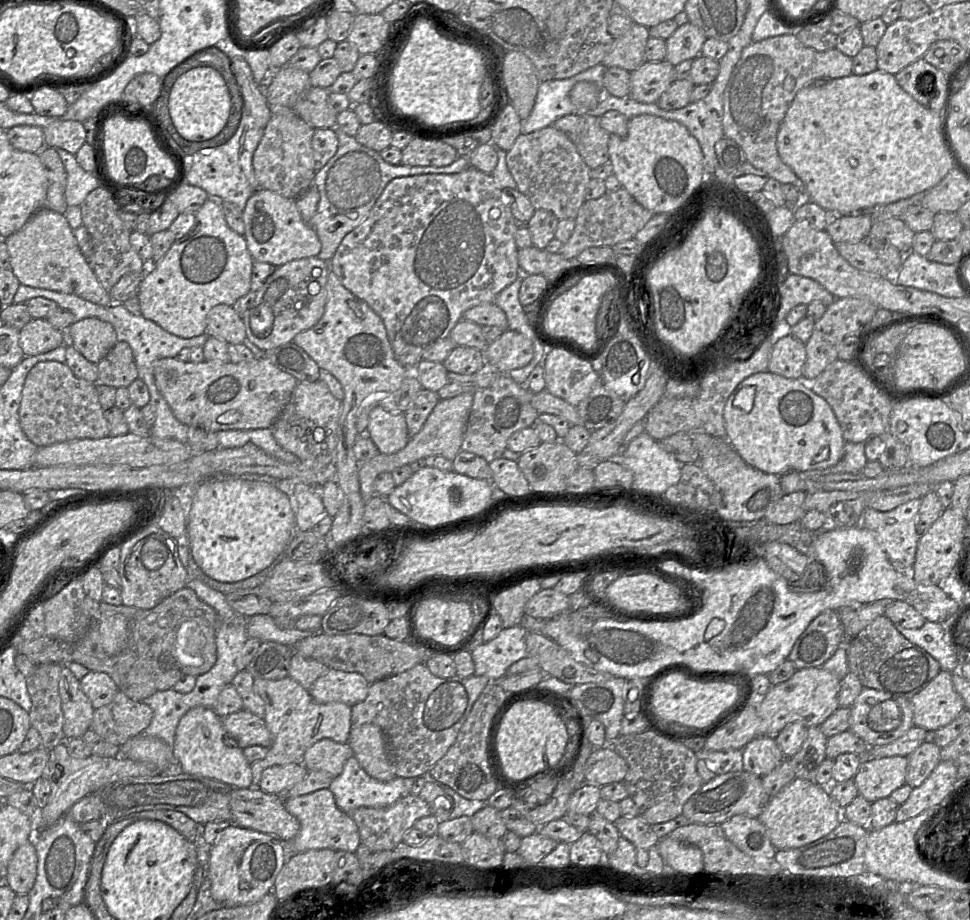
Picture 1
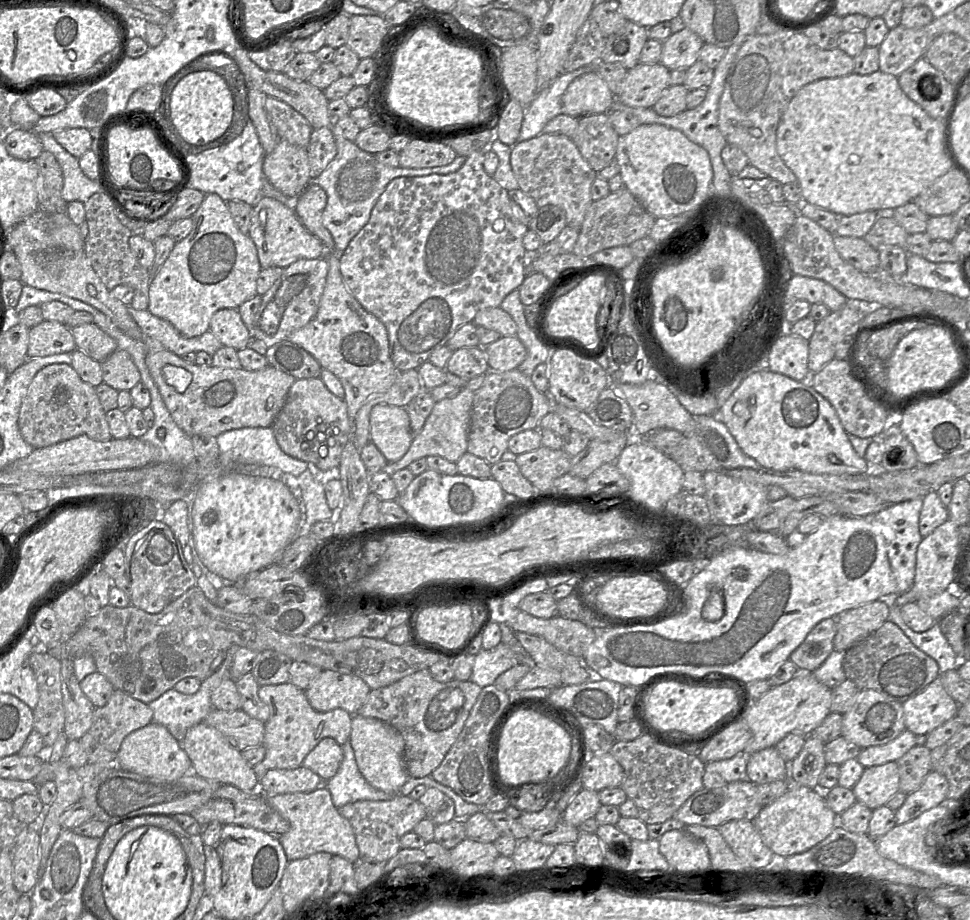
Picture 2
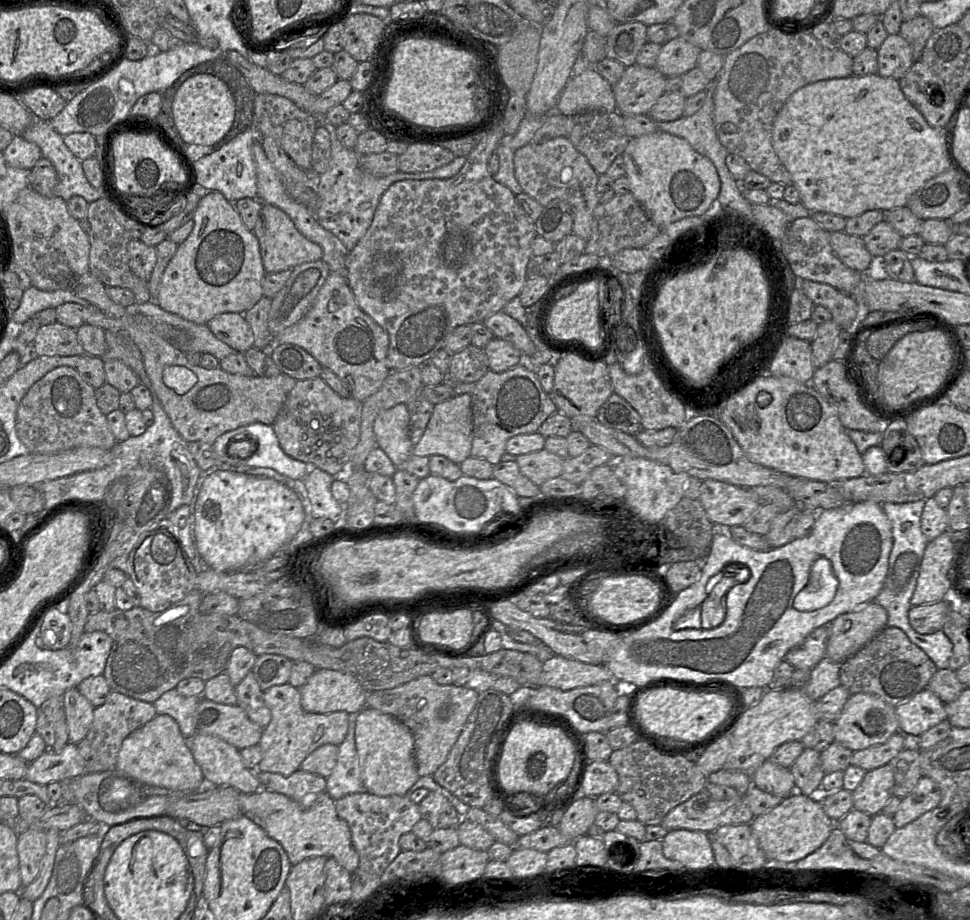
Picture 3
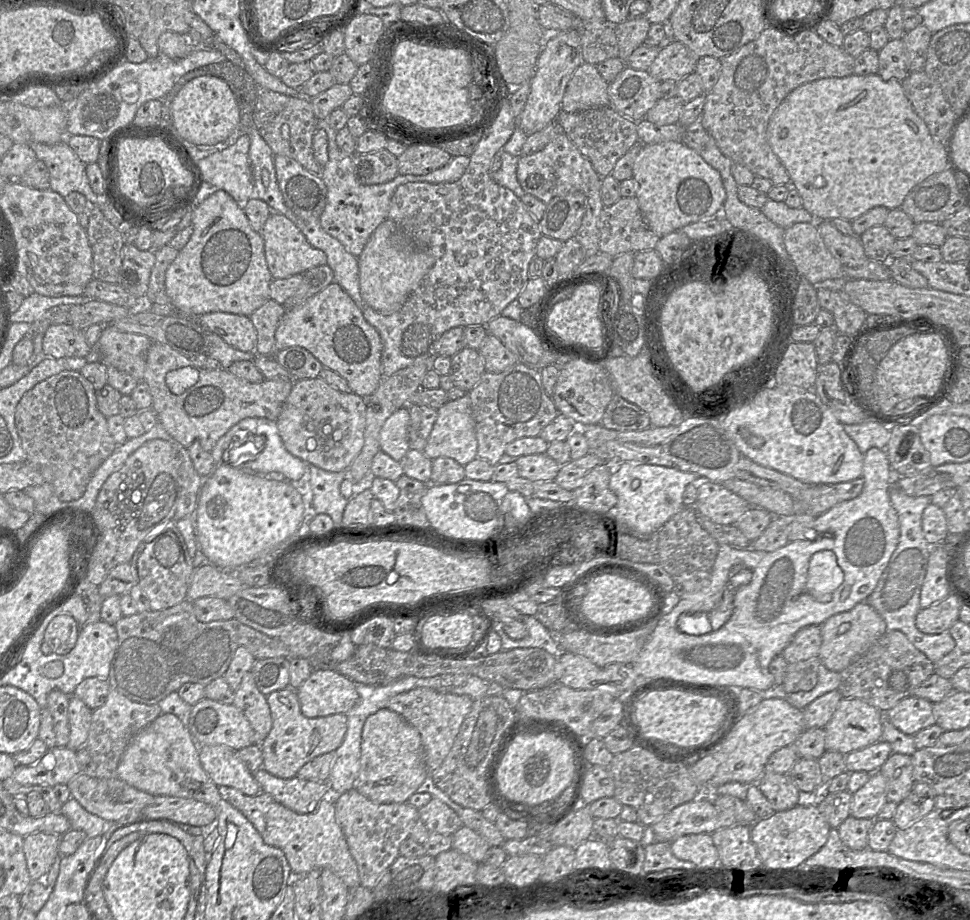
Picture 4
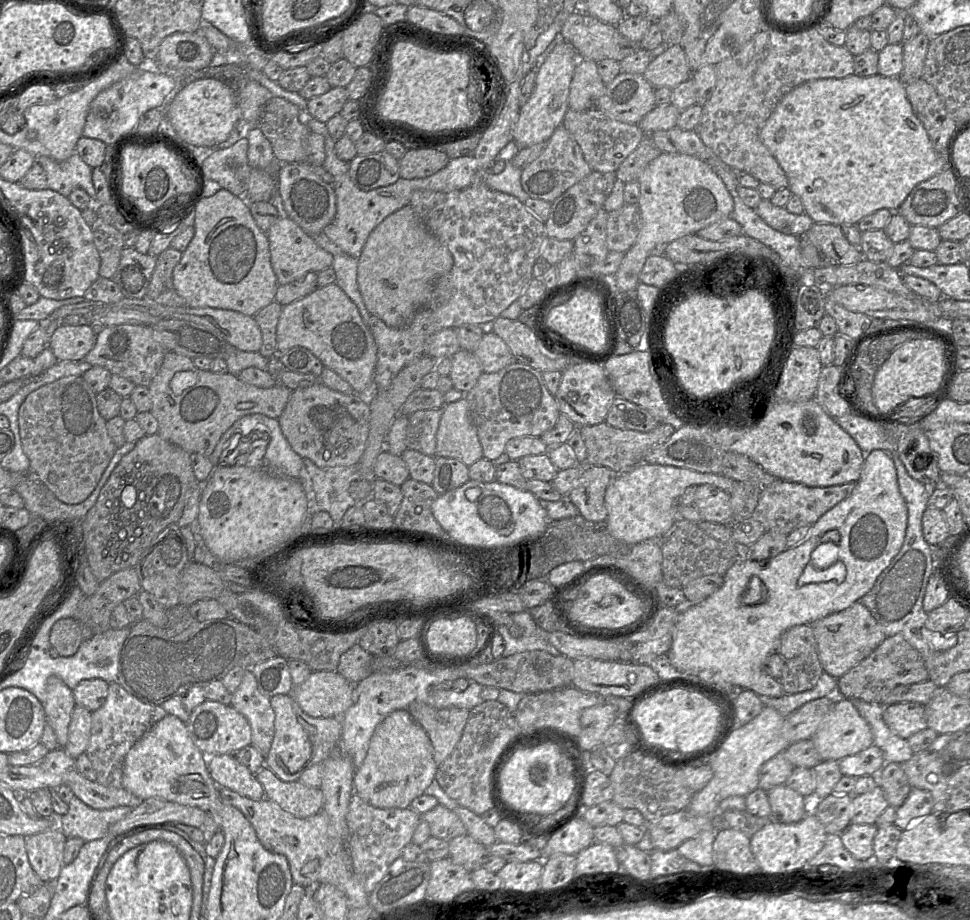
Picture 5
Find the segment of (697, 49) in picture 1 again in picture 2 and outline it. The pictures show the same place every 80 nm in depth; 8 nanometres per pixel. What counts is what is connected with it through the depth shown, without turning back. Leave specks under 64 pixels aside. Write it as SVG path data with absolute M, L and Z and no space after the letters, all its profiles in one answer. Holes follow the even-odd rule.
M686 27L663 42L660 63L670 71L687 70L699 60L704 44L699 35Z

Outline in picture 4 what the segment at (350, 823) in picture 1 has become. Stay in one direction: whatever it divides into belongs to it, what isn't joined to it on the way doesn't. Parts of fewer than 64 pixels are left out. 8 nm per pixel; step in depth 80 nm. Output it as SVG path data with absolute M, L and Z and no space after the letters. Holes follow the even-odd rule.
M234 788L220 789L221 796L252 823L263 841L284 853L294 876L303 876L314 869L330 869L348 889L360 885L356 861L336 820L332 794L320 800L313 812L299 814L262 791L257 795L249 796Z

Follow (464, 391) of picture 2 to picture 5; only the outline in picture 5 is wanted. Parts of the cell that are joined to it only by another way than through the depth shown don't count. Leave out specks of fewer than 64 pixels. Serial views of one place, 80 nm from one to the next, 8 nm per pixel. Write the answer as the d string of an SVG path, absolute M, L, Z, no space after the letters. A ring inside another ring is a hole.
M465 397L443 406L436 434L435 457L458 459L468 467L483 458L482 446Z

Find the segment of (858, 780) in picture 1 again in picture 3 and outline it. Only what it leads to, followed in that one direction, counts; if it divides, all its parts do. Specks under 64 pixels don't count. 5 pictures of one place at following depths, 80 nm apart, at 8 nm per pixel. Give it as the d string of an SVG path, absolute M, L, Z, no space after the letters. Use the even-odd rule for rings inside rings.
M889 764L867 771L861 783L852 791L853 808L871 816L882 812L883 807L892 796L893 786L894 773Z

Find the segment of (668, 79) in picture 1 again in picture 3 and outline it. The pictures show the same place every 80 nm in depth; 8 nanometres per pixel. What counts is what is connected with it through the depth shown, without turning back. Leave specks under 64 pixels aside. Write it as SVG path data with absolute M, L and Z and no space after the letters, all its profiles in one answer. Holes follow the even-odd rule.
M637 64L626 67L620 80L612 86L617 111L623 116L648 114L652 106L665 93L666 77L656 67Z

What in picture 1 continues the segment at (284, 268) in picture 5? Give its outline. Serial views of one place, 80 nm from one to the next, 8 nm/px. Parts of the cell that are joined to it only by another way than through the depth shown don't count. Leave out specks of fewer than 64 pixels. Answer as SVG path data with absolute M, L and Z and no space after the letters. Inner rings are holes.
M259 188L247 200L243 209L243 221L243 236L255 261L278 267L295 259L315 257L321 250L321 242L315 230L302 219L295 199Z

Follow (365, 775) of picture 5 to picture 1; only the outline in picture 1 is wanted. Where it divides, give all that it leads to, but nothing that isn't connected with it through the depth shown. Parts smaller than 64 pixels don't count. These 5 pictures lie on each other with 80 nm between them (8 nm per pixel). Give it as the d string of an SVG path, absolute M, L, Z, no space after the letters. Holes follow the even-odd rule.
M374 724L352 725L348 744L369 776L383 782L397 777L395 766L388 753L387 739L378 726Z

